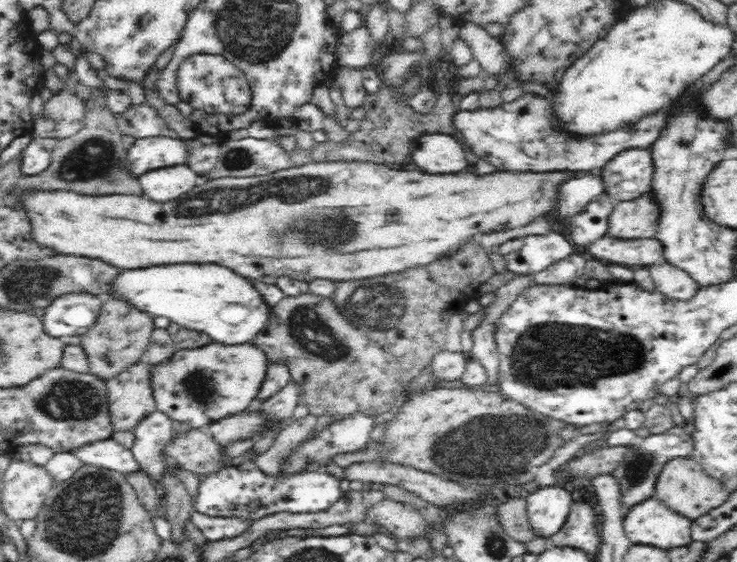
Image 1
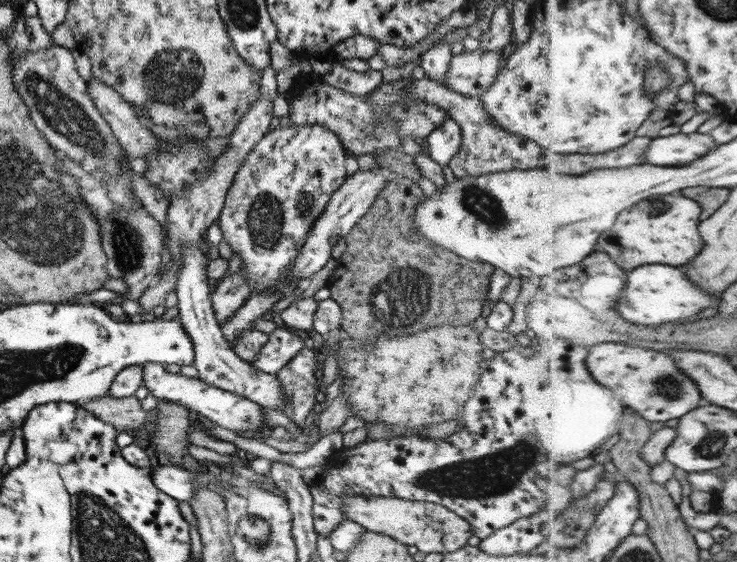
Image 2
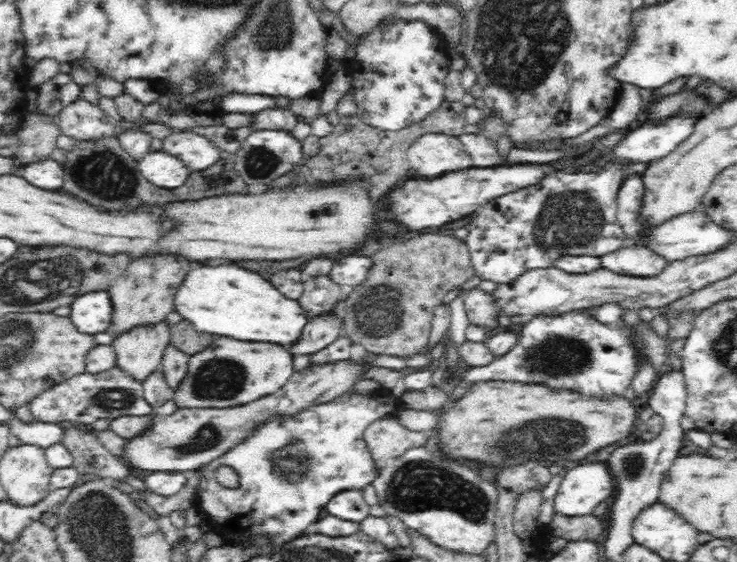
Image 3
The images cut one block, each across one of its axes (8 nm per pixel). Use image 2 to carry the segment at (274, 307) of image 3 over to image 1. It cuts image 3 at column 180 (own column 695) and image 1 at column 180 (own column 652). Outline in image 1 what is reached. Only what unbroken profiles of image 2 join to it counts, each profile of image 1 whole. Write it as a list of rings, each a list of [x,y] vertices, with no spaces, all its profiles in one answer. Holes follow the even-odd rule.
[[[184,264],[184,266],[150,266],[142,270],[122,270],[116,280],[110,284],[110,296],[124,300],[134,310],[146,312],[148,316],[164,316],[170,322],[176,322],[184,328],[206,332],[214,342],[222,344],[244,344],[250,342],[254,334],[258,334],[266,320],[268,320],[268,306],[262,302],[260,294],[250,286],[248,280],[238,278],[236,274],[228,272],[222,266],[198,266],[198,264]]]

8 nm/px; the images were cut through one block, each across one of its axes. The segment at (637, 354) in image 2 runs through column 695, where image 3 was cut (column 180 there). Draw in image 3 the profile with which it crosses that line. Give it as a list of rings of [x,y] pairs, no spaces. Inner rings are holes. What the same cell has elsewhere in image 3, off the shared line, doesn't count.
[[[220,338],[218,342],[222,344],[214,344],[189,356],[186,377],[174,389],[172,396],[178,409],[224,409],[248,404],[260,397],[275,394],[295,372],[293,357],[283,345],[236,342],[230,338]]]

